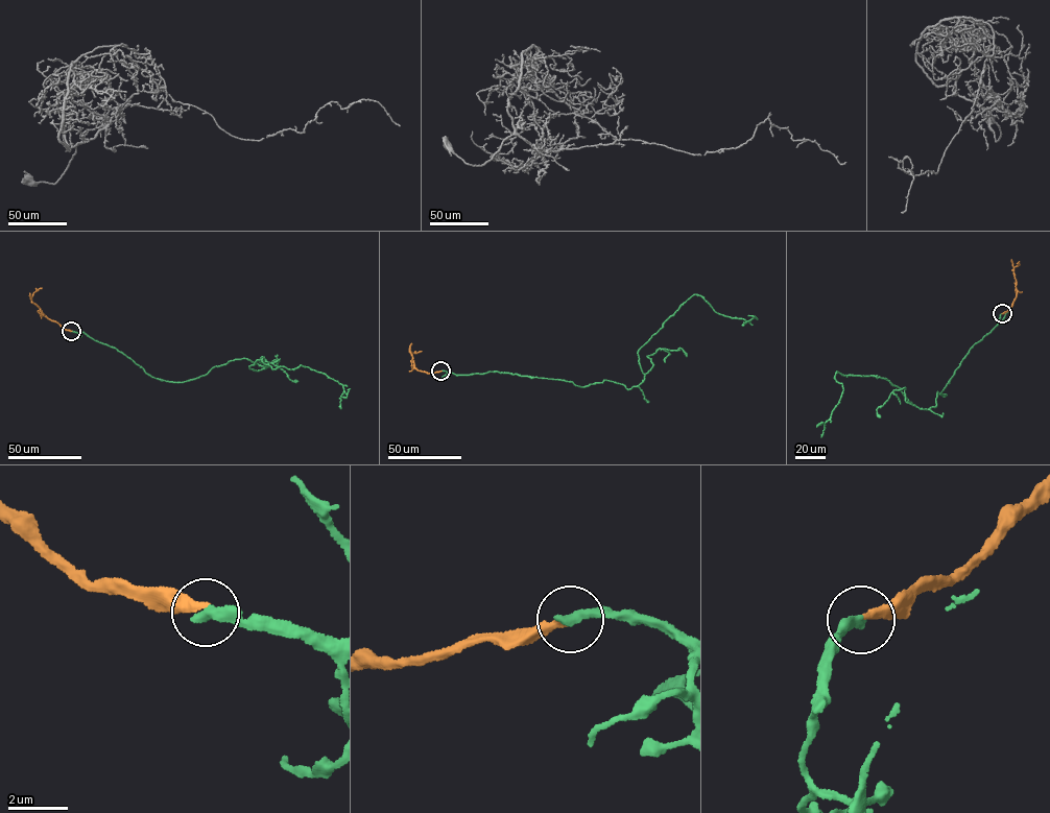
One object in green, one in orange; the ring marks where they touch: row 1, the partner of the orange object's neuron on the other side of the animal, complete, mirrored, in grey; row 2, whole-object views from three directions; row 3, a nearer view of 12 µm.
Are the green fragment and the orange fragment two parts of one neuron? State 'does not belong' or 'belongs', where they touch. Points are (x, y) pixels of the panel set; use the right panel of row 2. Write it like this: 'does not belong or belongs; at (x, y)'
belongs; at (1002, 313)

